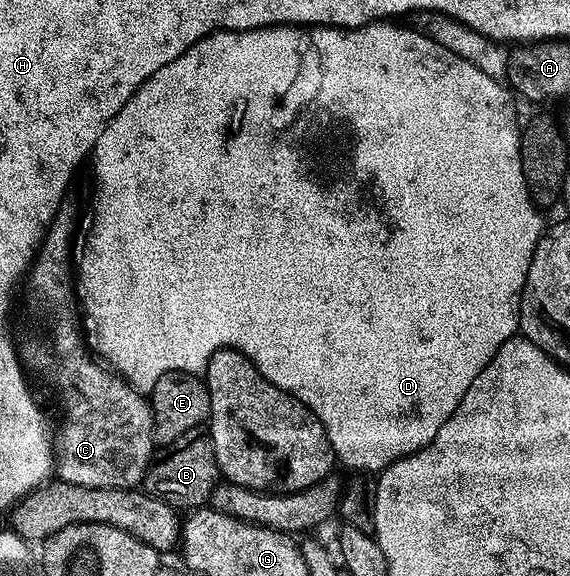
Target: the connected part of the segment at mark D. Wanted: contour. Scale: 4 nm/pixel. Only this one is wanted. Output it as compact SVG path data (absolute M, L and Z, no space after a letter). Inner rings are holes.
M373 22L373 23L371 23L371 24L363 24L363 26L361 26L361 28L334 28L334 27L331 27L331 26L293 26L293 25L290 25L290 24L273 24L273 25L272 25L272 27L271 27L271 28L251 28L251 29L250 29L250 30L246 30L246 31L245 31L245 32L229 32L229 31L227 31L227 30L217 30L217 31L215 31L215 32L212 32L212 33L211 33L211 34L209 34L209 35L208 35L208 36L203 36L203 37L202 37L202 38L201 38L201 39L200 39L200 40L199 40L199 41L198 41L198 42L194 42L194 46L190 46L190 47L189 47L189 48L188 48L188 49L187 49L187 50L186 50L186 51L184 51L184 52L183 52L183 53L182 53L182 55L180 55L180 56L179 56L179 57L178 57L178 58L174 58L174 62L170 62L170 63L169 63L169 64L167 64L167 65L166 65L166 66L162 66L162 70L158 70L158 71L157 71L157 72L156 72L156 73L154 73L154 74L153 74L153 76L151 76L151 78L149 78L149 80L148 80L148 81L146 81L146 83L144 83L144 85L142 85L142 87L140 87L140 88L139 88L139 89L138 89L138 90L137 90L137 91L136 91L136 93L134 93L134 94L133 94L133 96L132 96L132 97L130 97L130 98L129 98L129 100L128 100L128 101L127 101L127 102L126 102L126 106L122 106L122 110L118 110L118 114L114 114L114 118L113 118L113 119L112 119L112 120L110 120L110 121L109 121L109 122L108 122L108 124L107 124L107 126L106 126L106 127L105 127L105 128L104 128L104 129L103 129L103 130L102 130L102 134L101 134L101 135L100 135L100 137L99 137L99 138L98 138L98 142L97 142L97 143L96 143L96 146L95 146L95 149L94 149L94 160L95 160L95 156L96 156L96 221L94 221L94 222L93 222L93 224L92 224L92 233L90 233L90 234L89 234L89 236L88 236L88 252L84 252L84 253L82 253L82 254L81 254L81 256L80 256L80 260L79 260L79 256L78 256L78 304L79 304L79 307L80 307L80 304L81 304L81 306L82 306L82 307L84 307L84 308L88 308L88 328L89 328L89 330L90 330L90 331L92 331L92 336L93 336L93 338L94 338L94 339L96 339L96 348L97 348L97 349L96 349L96 348L95 348L95 351L96 351L96 352L97 352L97 353L99 353L99 352L98 352L98 351L100 351L100 352L101 352L101 354L102 354L102 355L104 355L104 356L105 356L105 358L106 358L106 359L108 359L108 360L109 360L109 362L110 362L110 363L112 363L112 364L113 364L113 366L114 366L114 367L116 367L116 368L117 368L117 370L118 370L118 371L120 371L120 372L117 372L117 373L120 373L120 374L121 374L121 375L122 375L122 376L123 376L123 377L124 377L124 378L125 378L125 379L126 379L126 380L128 380L128 382L129 382L129 383L130 383L130 384L131 384L131 385L132 385L132 387L134 387L134 388L138 388L138 389L141 389L141 390L151 390L151 388L152 388L152 387L153 387L153 386L154 386L154 382L158 382L158 378L162 378L162 374L166 374L166 373L167 373L167 372L195 372L195 373L197 373L197 374L200 374L200 373L203 373L203 372L204 372L204 371L205 371L205 369L207 369L207 367L208 367L208 363L209 363L209 362L210 362L210 358L211 358L211 357L212 357L212 356L213 356L213 355L214 355L214 354L215 354L215 353L216 353L216 352L217 352L217 351L218 351L218 349L220 349L220 348L234 348L234 349L236 349L236 351L237 351L237 352L241 352L241 354L243 354L243 355L244 355L244 357L246 357L246 358L247 358L247 359L248 359L248 360L250 360L250 361L251 361L251 362L252 362L252 364L253 364L253 366L255 366L255 367L256 367L256 368L257 368L257 370L259 370L259 371L260 371L260 372L261 372L261 374L263 374L263 376L265 376L265 378L266 378L266 379L268 379L268 380L269 380L269 382L271 382L271 383L272 383L272 384L273 384L273 385L274 385L274 386L278 386L278 387L279 387L279 388L280 388L280 389L281 389L281 390L283 390L283 392L288 392L288 393L289 393L289 394L291 394L291 396L293 396L293 397L294 397L294 398L298 398L298 402L302 402L302 403L303 403L303 404L305 404L305 405L306 405L306 406L307 406L307 408L309 408L309 410L311 410L311 411L312 411L312 413L313 413L313 414L315 414L315 416L316 416L316 417L318 417L318 419L319 419L319 420L321 420L321 422L323 422L323 424L324 424L324 428L325 428L325 430L327 430L327 431L328 431L328 437L329 437L329 438L330 438L330 446L331 446L331 447L332 447L332 455L333 455L333 457L335 457L335 459L336 459L336 460L337 460L337 461L339 461L339 463L340 463L340 460L341 460L341 462L342 462L342 463L344 463L344 464L345 464L345 466L346 466L346 467L348 467L348 468L357 468L357 470L358 470L358 471L360 471L360 472L373 472L373 474L379 474L379 473L381 473L381 472L383 472L383 471L384 471L384 469L386 469L386 468L389 468L389 466L391 466L391 464L393 464L393 463L394 463L394 462L395 462L395 460L401 460L401 459L402 459L402 458L403 458L403 457L404 457L404 456L409 456L409 455L410 455L410 454L414 454L414 453L415 453L415 452L417 452L417 451L418 451L418 450L422 450L422 449L423 449L423 448L425 448L425 447L426 447L426 446L427 446L427 445L428 445L428 443L430 443L430 441L431 441L431 440L432 440L432 439L433 439L433 438L434 438L434 434L438 434L438 430L442 430L442 426L443 426L443 425L444 425L444 423L445 423L445 422L447 422L447 421L448 421L448 419L449 419L449 418L450 418L450 414L454 414L454 410L458 410L458 402L462 402L462 398L463 398L463 397L464 397L464 395L465 395L465 394L466 394L466 390L470 390L470 382L474 382L474 378L478 378L478 374L479 374L479 373L480 373L480 371L481 371L481 370L482 370L482 369L484 369L484 367L485 367L485 366L486 366L486 365L487 365L487 364L488 364L488 363L489 363L489 362L490 362L490 361L492 361L492 359L493 359L493 358L494 358L494 354L498 354L498 350L499 350L499 349L500 349L500 348L501 348L501 346L502 346L502 345L504 345L504 343L505 343L505 342L506 342L506 341L507 341L507 340L508 340L508 339L509 339L509 338L511 338L511 336L514 336L514 335L517 335L517 332L518 332L518 325L519 325L519 323L520 323L520 295L521 295L521 294L522 294L522 290L523 290L523 289L524 289L524 283L525 283L525 282L526 282L526 274L527 274L527 273L528 273L528 271L529 271L529 270L530 270L530 262L531 262L531 261L532 261L532 259L533 259L533 258L534 258L534 250L535 250L535 249L536 249L536 247L537 247L537 246L538 246L538 242L539 242L539 241L540 241L540 238L541 238L541 236L543 236L543 235L544 235L544 233L545 233L545 231L546 231L546 223L545 223L545 224L544 224L544 220L543 220L543 218L542 218L542 217L540 217L540 215L542 215L542 212L541 212L541 209L540 209L540 208L539 208L539 207L537 207L537 205L535 205L535 204L533 204L533 202L532 202L532 198L531 198L531 195L530 195L530 193L529 193L529 190L528 190L528 183L526 183L526 182L525 182L525 181L524 181L524 171L522 171L522 170L521 170L521 169L520 169L520 129L521 129L521 125L520 125L520 124L519 124L519 123L517 123L517 124L516 124L516 108L515 108L515 106L514 106L514 105L512 105L512 100L513 100L513 101L514 101L514 96L513 96L513 93L512 93L512 92L511 92L511 91L509 91L509 89L508 89L508 88L507 88L507 87L505 87L505 85L504 85L504 84L503 84L503 83L501 83L501 81L498 81L498 80L495 80L495 79L494 79L494 78L490 78L490 75L489 75L489 74L484 74L484 73L483 73L483 72L482 72L482 70L480 70L480 69L479 69L479 68L478 68L478 67L476 67L476 66L475 66L475 65L474 65L474 64L472 64L472 63L471 63L471 62L470 62L470 61L467 61L467 60L466 60L466 58L462 58L462 57L459 57L459 56L458 56L458 54L454 54L454 53L451 53L451 52L450 52L450 50L448 50L448 49L447 49L447 48L446 48L446 46L442 46L442 45L440 45L440 44L437 44L437 43L436 43L436 41L435 41L435 40L434 40L434 39L433 39L433 38L432 38L432 36L431 36L431 35L428 35L428 34L425 34L425 36L423 36L423 34L422 34L422 33L420 33L420 32L415 32L415 30L414 30L414 29L412 29L412 28L399 28L399 26L398 26L398 25L396 25L396 24L399 24L399 23L396 23L396 22Z

